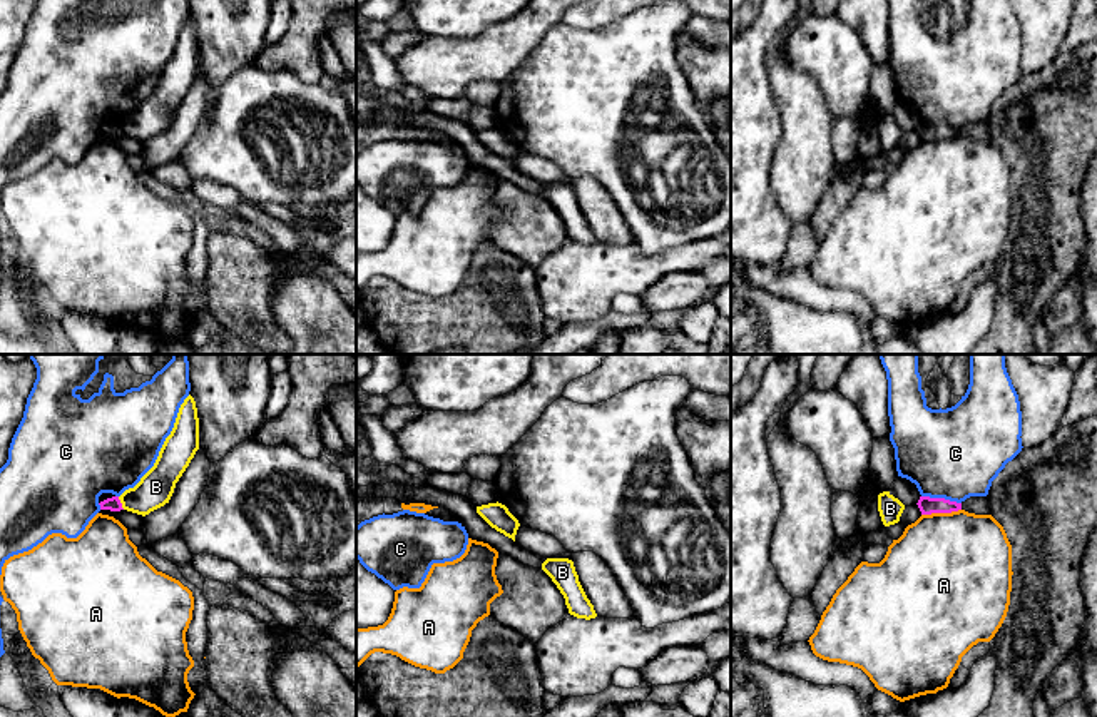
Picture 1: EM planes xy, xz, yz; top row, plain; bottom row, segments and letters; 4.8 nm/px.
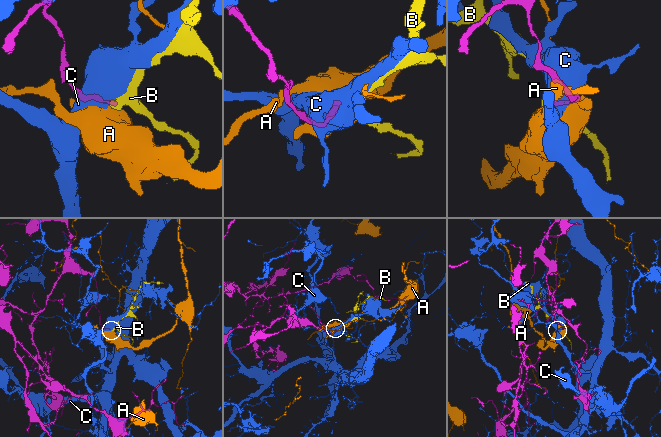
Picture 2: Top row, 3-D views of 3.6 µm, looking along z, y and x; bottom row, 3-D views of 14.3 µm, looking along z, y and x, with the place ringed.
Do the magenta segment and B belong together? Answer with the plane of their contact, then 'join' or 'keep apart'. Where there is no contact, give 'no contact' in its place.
xy | keep apart

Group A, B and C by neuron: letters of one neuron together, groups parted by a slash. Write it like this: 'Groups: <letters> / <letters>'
Groups: A / B / C

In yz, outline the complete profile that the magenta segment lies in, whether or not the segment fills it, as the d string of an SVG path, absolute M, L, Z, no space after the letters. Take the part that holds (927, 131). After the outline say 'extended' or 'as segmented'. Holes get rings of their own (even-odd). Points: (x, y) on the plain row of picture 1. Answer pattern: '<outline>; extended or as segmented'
M920 122L916 130L918 130L921 140L952 139L952 137L962 135L962 129L950 127L945 124Z; as segmented

